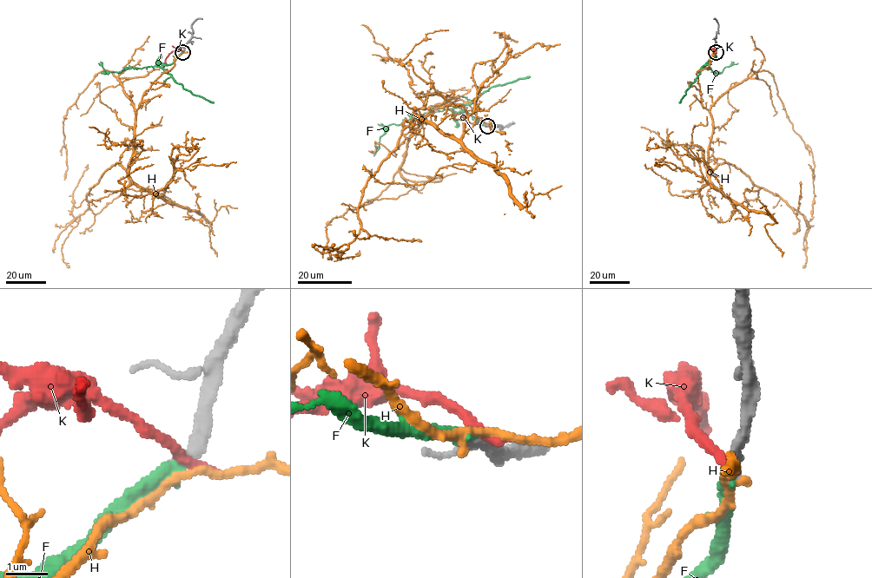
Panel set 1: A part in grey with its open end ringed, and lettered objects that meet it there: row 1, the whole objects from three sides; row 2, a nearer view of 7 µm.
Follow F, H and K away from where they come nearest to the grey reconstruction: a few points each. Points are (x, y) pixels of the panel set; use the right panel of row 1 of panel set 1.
F: (716, 52), (712, 60), (703, 66), (706, 68), (709, 67), (721, 72), (725, 67), (738, 62)
H: (716, 52), (696, 74), (701, 102), (712, 121), (708, 174), (719, 164), (732, 164), (809, 221), (810, 167)
K: (716, 52), (713, 49), (709, 69)

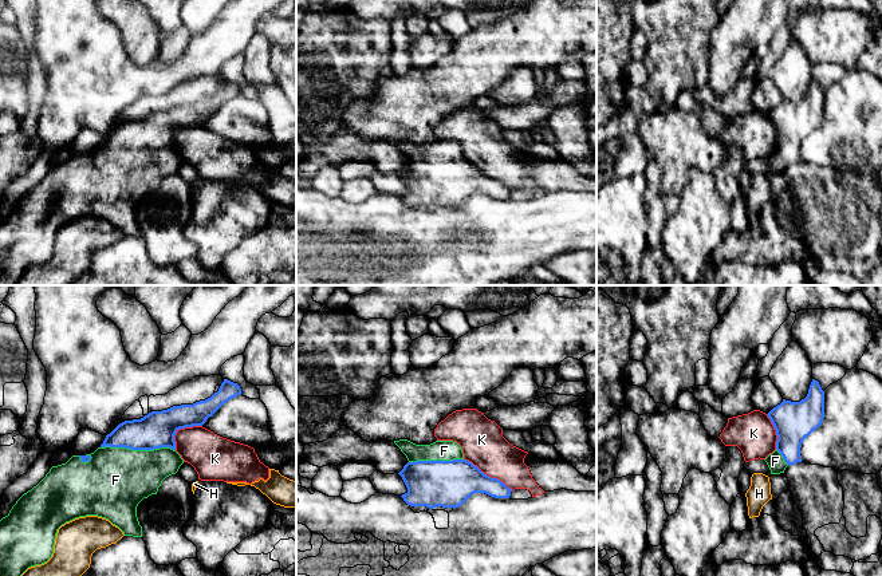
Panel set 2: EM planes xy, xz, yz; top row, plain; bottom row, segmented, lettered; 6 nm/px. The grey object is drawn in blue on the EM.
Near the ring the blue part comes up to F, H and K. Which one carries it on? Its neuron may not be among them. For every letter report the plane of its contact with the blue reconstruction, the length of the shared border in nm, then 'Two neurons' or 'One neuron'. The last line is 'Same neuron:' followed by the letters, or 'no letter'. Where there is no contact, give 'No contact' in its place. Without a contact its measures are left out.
F: Touches blue in xy. Shared border 440 nm. One neuron
H: No contact. Two neurons
K: Touches blue in xz. Shared border 340 nm. Two neurons
Same neuron: F

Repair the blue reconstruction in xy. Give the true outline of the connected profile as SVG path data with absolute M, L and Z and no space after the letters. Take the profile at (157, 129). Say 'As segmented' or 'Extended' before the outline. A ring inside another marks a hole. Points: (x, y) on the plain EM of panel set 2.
Extended. M224 79L217 92L193 104L173 106L162 111L151 111L141 119L119 123L103 143L91 154L72 155L66 163L52 166L46 177L24 193L9 213L0 220L0 285L13 285L31 267L47 263L54 253L58 229L79 217L98 216L118 226L125 236L142 237L142 226L137 217L137 206L151 194L157 194L162 181L176 174L184 163L176 151L174 135L180 129L202 126L229 99L241 95L237 83Z

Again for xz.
Extended. M399 139L394 143L409 161L398 174L407 188L401 197L410 206L454 209L475 193L485 193L495 198L511 196L512 189L504 182L484 174L466 161L457 142L436 141L430 145L416 145Z

